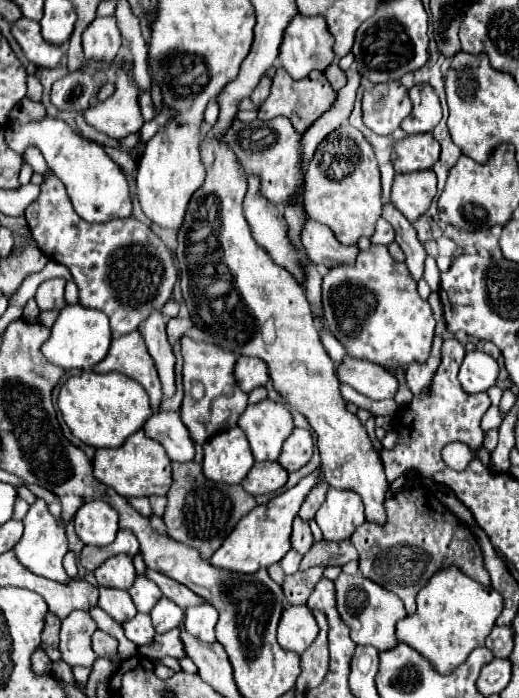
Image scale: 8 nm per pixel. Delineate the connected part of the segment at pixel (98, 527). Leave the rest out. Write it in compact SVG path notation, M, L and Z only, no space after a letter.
M106 501L84 503L74 515L74 529L84 545L106 547L118 535L118 513Z

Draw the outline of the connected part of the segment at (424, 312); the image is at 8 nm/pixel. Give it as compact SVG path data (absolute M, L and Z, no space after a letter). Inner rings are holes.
M372 245L368 251L360 251L356 265L338 265L324 275L322 281L322 305L328 331L344 345L346 355L372 361L384 369L396 369L410 363L424 363L430 353L434 337L434 315L418 291L416 281L402 261L394 261L386 245Z

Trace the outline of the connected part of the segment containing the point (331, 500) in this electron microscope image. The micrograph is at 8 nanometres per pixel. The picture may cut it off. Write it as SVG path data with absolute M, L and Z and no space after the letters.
M330 487L326 501L316 513L316 523L326 541L340 541L354 533L364 521L364 505L358 493L350 489Z

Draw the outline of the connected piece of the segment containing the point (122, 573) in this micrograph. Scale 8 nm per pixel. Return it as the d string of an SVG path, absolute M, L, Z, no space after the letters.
M128 555L110 557L106 563L102 563L94 571L94 575L100 587L114 587L114 589L124 589L124 591L128 591L136 579L134 563L132 563L132 557Z

